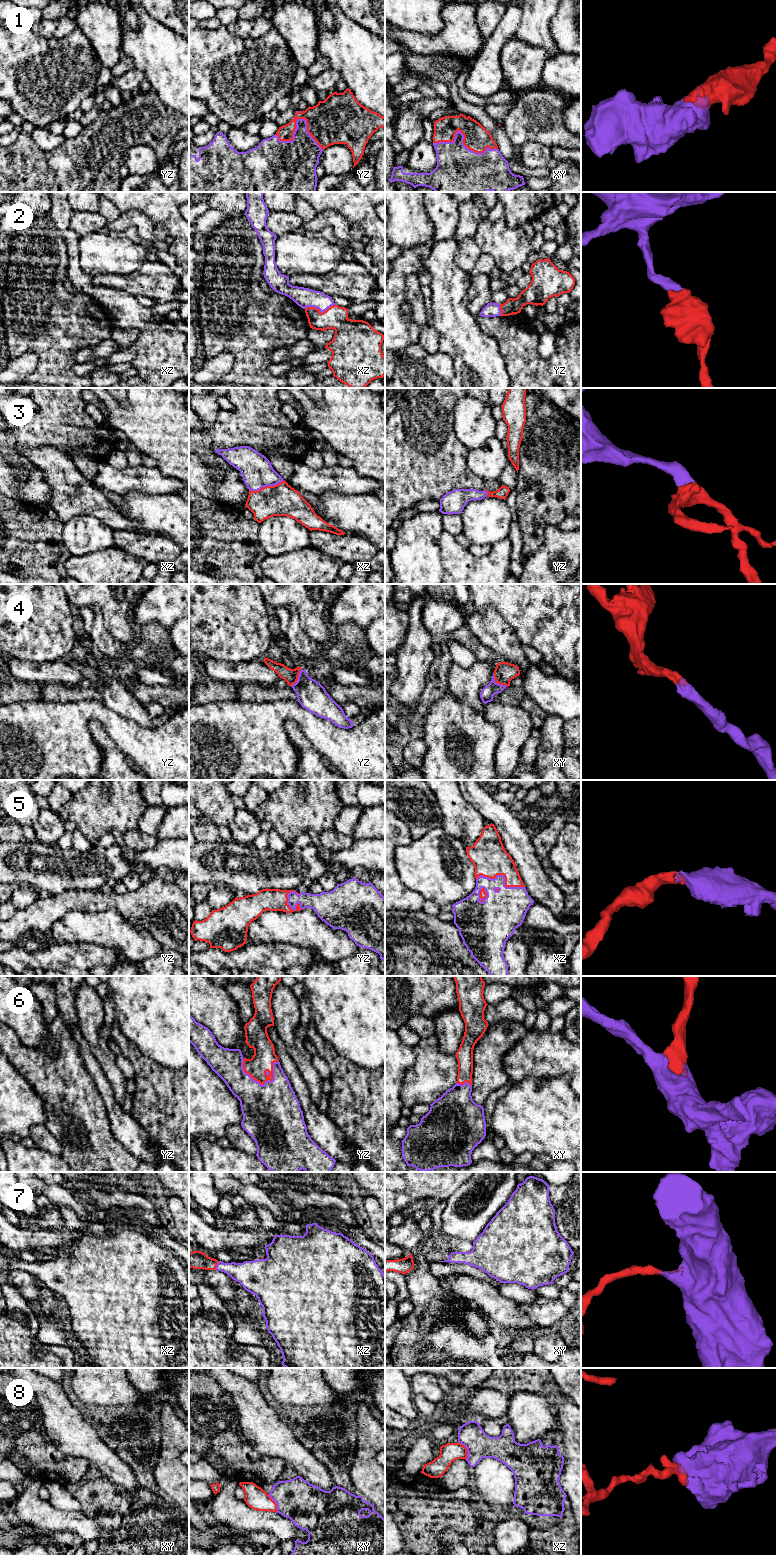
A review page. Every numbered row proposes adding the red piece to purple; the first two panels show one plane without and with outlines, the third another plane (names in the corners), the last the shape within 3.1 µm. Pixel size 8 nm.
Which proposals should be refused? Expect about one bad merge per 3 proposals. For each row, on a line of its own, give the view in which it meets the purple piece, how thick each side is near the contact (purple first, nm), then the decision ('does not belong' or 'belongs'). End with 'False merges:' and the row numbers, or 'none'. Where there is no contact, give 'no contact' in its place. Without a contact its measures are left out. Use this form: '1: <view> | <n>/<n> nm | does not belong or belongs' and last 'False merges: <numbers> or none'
1: xy | 360/200 nm | belongs
2: xz | 160/190 nm | belongs
3: xz | 260/260 nm | belongs
4: yz | 240/110 nm | belongs
5: xz | 320/280 nm | belongs
6: yz | 380/180 nm | belongs
7: xz | 190/140 nm | belongs
8: xz | 220/150 nm | does not belong
False merges: 8

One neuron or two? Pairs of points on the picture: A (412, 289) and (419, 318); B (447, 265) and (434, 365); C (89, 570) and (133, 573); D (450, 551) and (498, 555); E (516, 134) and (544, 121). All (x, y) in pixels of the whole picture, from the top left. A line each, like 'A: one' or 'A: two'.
A: one
B: two
C: one
D: one
E: one

